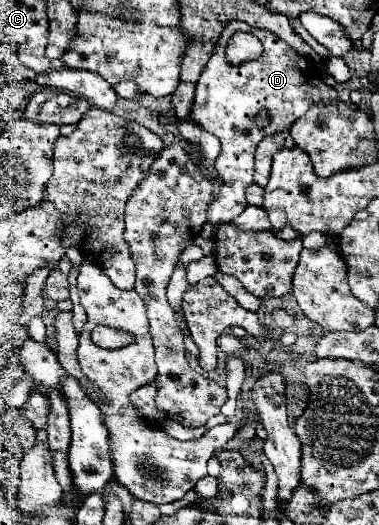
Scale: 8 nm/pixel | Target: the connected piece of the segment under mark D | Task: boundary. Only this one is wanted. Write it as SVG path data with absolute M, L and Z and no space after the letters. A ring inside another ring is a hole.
M242 21L226 23L226 29L222 31L214 47L214 53L198 79L194 107L190 113L192 121L206 127L222 143L222 151L216 159L216 171L222 179L222 187L218 195L212 197L212 203L208 205L208 223L218 225L218 223L232 221L246 209L248 203L244 197L244 189L246 185L254 183L252 181L254 151L258 143L268 135L290 129L298 117L302 117L314 103L320 103L320 101L326 105L338 101L338 91L322 81L320 71L308 57L290 49L286 41L282 41L280 37L276 37L274 33L266 29L250 27L248 23L242 23ZM236 31L254 33L262 41L264 53L254 61L232 67L224 59L224 49L228 39ZM260 107L266 107L272 115L272 123L266 129L256 129L252 123L252 115L256 115Z

